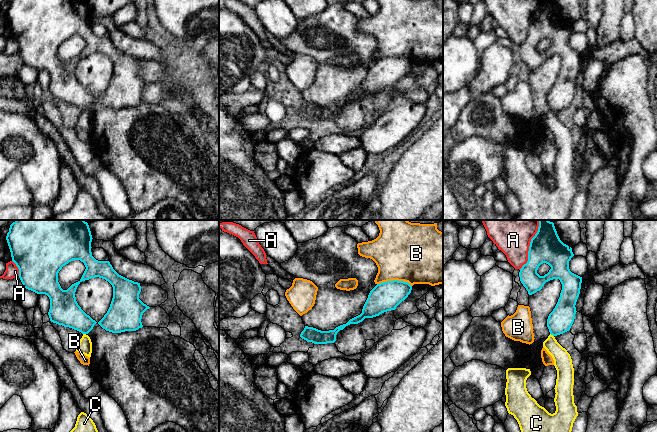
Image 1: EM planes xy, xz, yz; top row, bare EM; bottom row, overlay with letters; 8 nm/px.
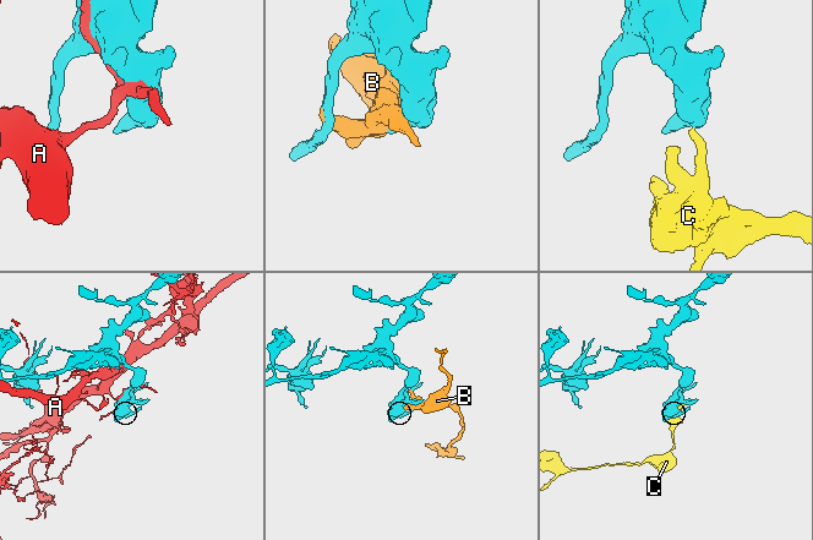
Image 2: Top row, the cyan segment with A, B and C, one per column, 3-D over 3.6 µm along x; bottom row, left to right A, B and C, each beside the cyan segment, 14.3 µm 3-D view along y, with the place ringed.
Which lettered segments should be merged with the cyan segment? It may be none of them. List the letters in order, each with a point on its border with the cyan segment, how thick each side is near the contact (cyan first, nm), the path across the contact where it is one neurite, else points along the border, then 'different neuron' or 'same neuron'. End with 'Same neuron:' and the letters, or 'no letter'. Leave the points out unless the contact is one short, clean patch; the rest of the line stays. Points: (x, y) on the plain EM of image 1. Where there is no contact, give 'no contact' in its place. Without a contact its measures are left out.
A: yz (529, 23) | 260/260 nm | different neuron
B: xz (394, 56) | 240/460 nm | different neuron
C: yz (552, 110) | 200/140 nm | along yz (550, 109), (553, 112) | different neuron
Same neuron: no letter

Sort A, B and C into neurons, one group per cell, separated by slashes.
A / B / C

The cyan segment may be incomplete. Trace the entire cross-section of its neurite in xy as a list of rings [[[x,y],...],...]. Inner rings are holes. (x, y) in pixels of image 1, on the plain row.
[[[11,0],[6,12],[12,37],[19,45],[23,63],[49,73],[48,91],[51,98],[88,110],[97,98],[78,81],[75,68],[82,57],[99,53],[112,61],[113,74],[107,89],[98,100],[112,109],[136,107],[142,104],[142,91],[150,83],[139,75],[140,59],[119,51],[109,37],[96,36],[91,28],[92,15],[88,0]],[[73,36],[83,38],[86,45],[78,58],[63,66],[58,58],[58,49],[63,42]]]

